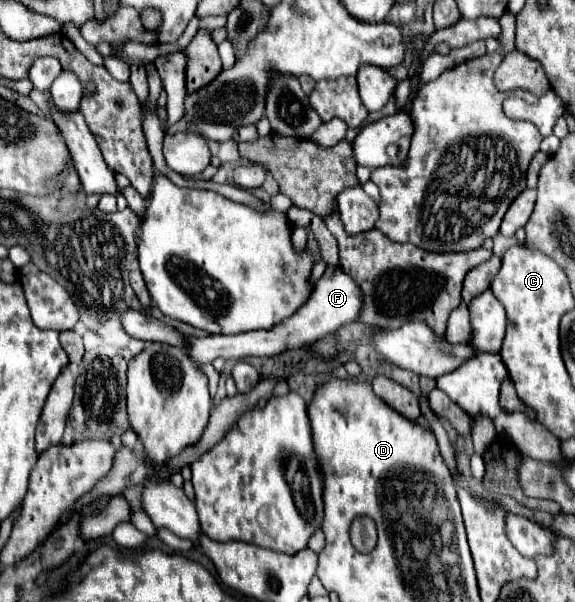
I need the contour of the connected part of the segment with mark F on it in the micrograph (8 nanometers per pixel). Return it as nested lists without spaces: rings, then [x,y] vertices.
[[[327,265],[323,277],[315,283],[315,287],[313,287],[309,299],[303,303],[303,307],[299,307],[285,321],[277,323],[273,329],[247,331],[247,333],[237,333],[237,335],[209,335],[209,337],[199,337],[199,339],[191,337],[189,355],[193,357],[193,361],[199,367],[203,367],[205,363],[211,363],[215,357],[239,361],[245,357],[271,357],[271,355],[279,355],[289,349],[309,347],[315,341],[319,341],[323,335],[329,335],[335,329],[339,329],[343,323],[357,321],[361,305],[363,305],[361,297],[363,295],[359,291],[357,283],[349,275],[345,275],[339,267]]]

